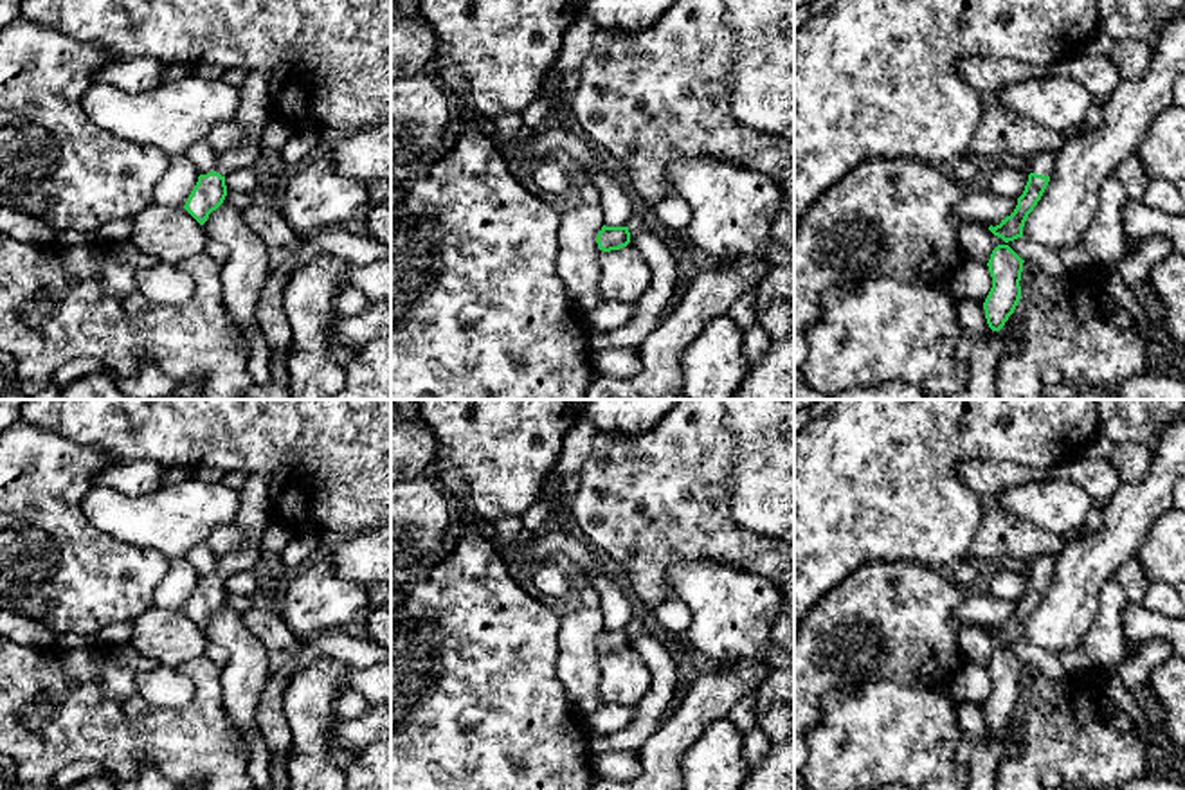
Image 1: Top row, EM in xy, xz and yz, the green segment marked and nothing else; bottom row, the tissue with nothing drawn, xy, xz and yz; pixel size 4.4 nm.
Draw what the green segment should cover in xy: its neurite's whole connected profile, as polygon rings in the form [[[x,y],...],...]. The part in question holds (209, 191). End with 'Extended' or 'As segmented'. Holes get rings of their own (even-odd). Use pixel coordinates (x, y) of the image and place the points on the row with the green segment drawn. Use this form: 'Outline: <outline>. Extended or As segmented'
Outline: [[[263,70],[245,76],[234,117],[245,131],[243,144],[216,157],[214,169],[198,176],[184,205],[200,225],[223,203],[227,196],[225,176],[240,167],[254,167],[263,149],[263,130],[272,117],[268,106],[268,76]]]. Extended

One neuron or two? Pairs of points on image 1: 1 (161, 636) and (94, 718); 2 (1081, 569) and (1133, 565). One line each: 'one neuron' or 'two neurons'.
1: two neurons
2: two neurons

